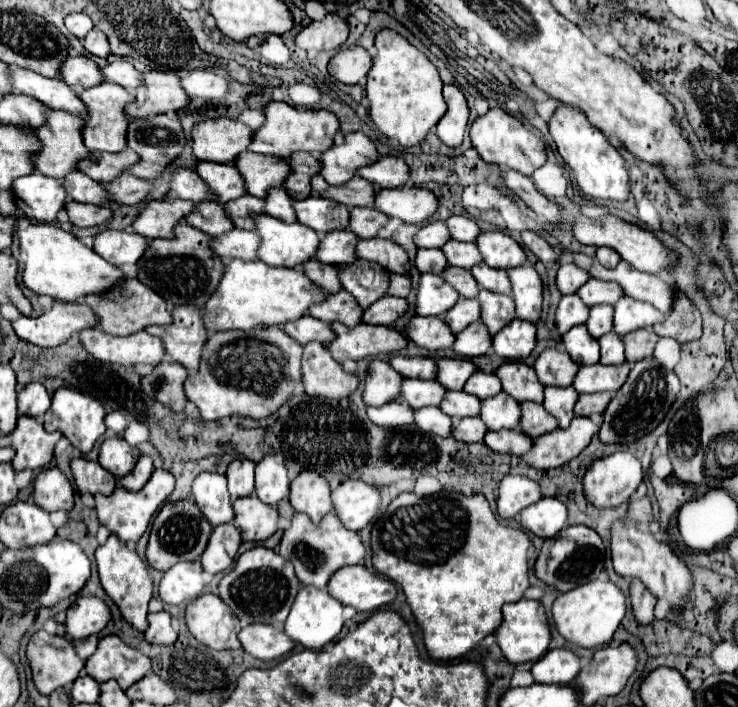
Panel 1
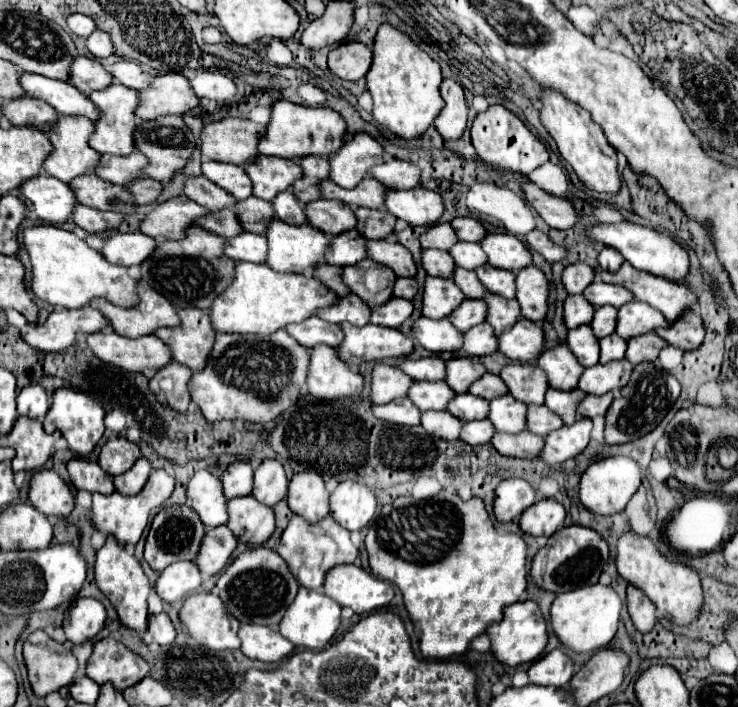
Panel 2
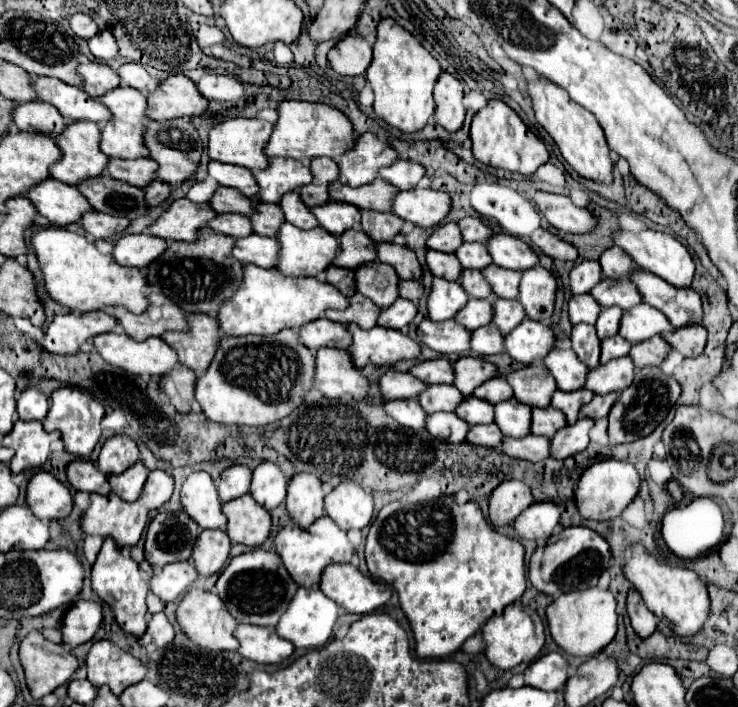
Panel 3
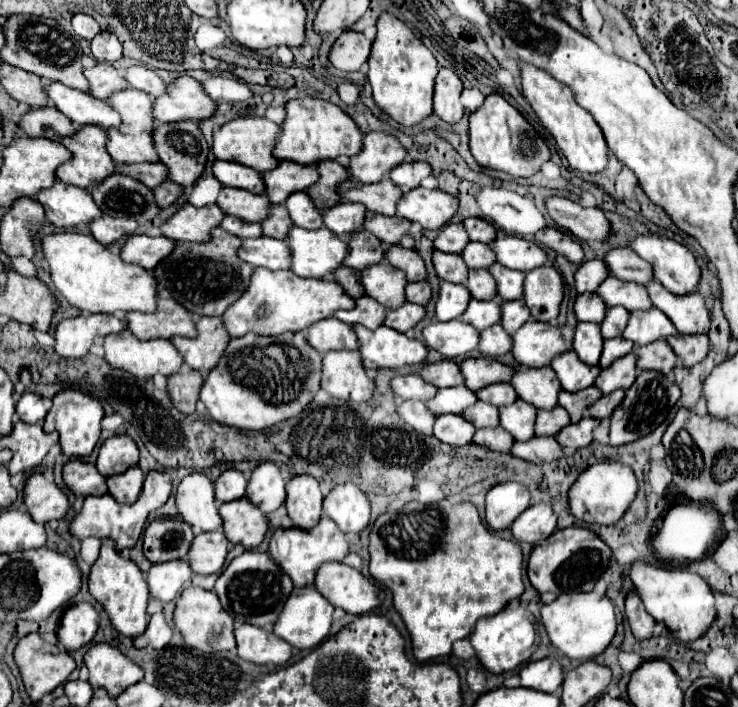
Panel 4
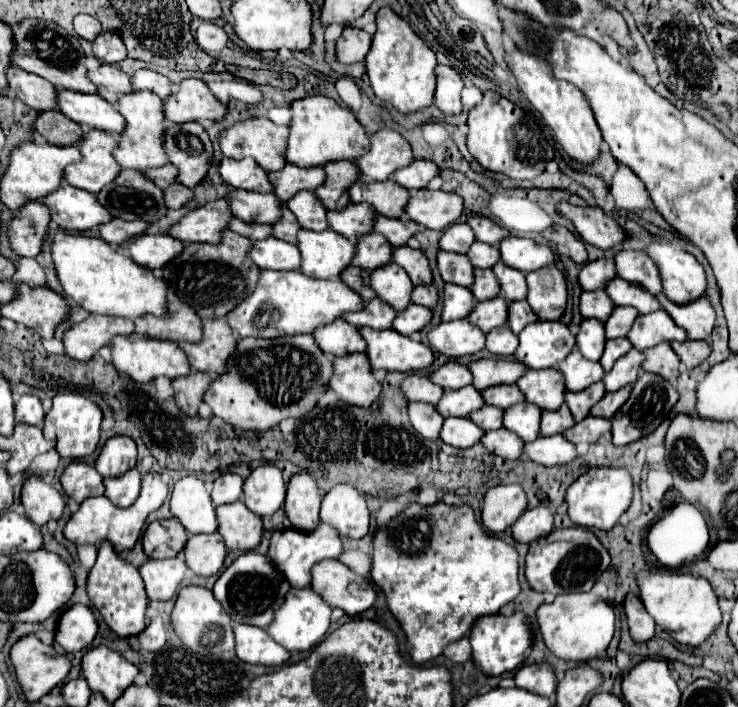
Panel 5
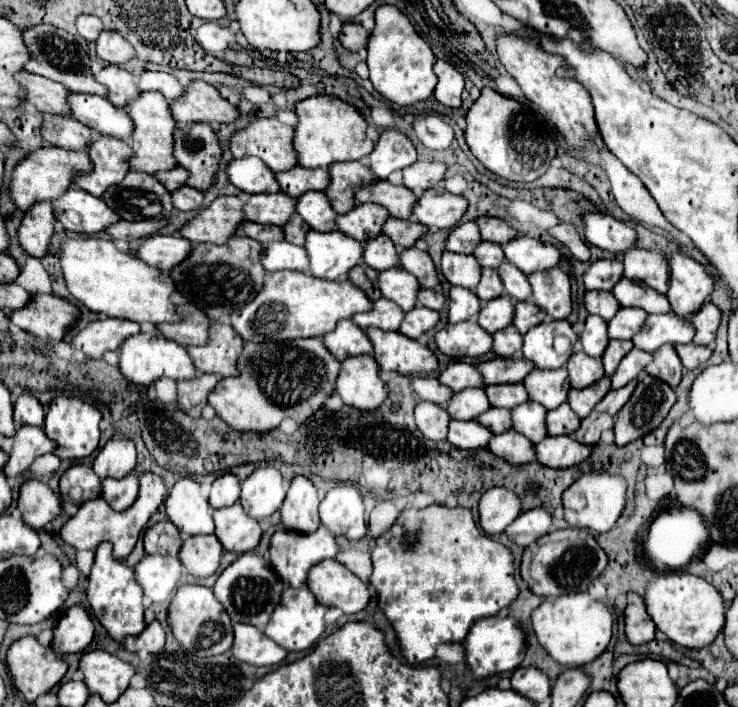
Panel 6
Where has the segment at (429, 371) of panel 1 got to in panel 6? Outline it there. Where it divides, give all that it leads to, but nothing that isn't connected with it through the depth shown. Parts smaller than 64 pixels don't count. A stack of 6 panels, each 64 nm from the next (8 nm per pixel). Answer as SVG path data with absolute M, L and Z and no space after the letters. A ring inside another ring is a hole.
M452 362L438 378L446 386L450 386L454 392L460 392L464 388L486 388L484 376L478 372L474 364L468 362Z

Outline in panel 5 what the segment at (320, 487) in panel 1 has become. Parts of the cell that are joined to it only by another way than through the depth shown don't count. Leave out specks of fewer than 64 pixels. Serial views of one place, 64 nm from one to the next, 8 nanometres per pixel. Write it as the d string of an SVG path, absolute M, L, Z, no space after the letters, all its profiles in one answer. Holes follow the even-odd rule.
M306 472L294 474L288 484L288 494L284 502L284 514L290 520L290 524L296 530L312 532L312 528L320 524L318 518L320 502L322 496L318 492L316 480Z

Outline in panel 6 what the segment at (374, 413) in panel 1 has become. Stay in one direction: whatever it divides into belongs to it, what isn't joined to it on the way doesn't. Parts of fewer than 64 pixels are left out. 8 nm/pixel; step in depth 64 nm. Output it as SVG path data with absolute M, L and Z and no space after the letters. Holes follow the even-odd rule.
M418 402L414 414L416 414L416 426L426 438L434 442L446 440L448 424L452 418L444 406L438 406L432 402Z

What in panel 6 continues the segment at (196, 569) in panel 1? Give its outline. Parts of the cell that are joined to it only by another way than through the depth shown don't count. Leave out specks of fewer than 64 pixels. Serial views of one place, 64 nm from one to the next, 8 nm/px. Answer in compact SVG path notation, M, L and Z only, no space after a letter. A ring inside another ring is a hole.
M144 556L134 566L134 580L150 602L166 602L182 576L176 556Z

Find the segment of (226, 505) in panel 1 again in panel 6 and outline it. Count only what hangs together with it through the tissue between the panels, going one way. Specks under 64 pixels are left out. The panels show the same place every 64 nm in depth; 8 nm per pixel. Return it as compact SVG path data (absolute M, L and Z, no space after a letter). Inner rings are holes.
M180 478L168 492L166 502L168 520L180 530L182 538L196 534L214 534L214 508L200 492L200 484L194 478Z

